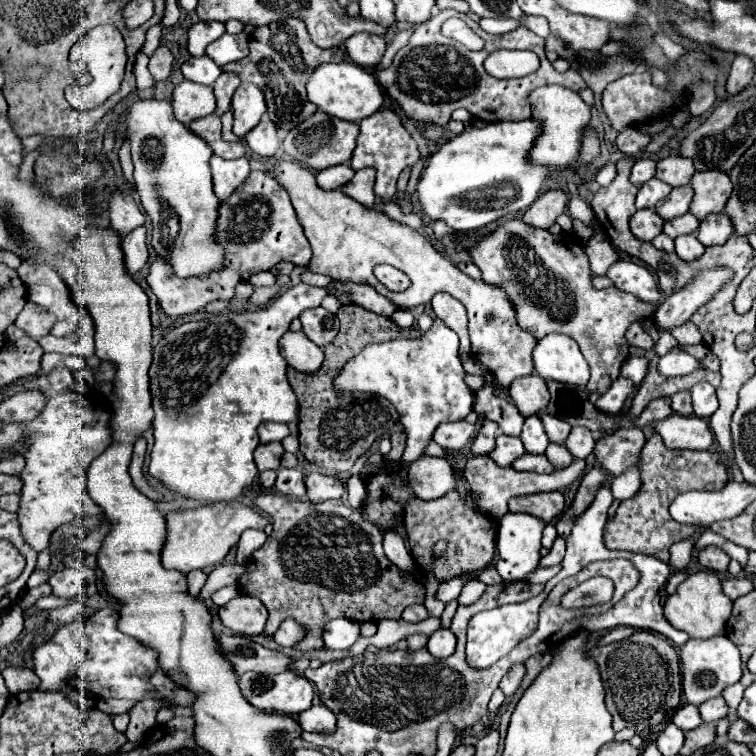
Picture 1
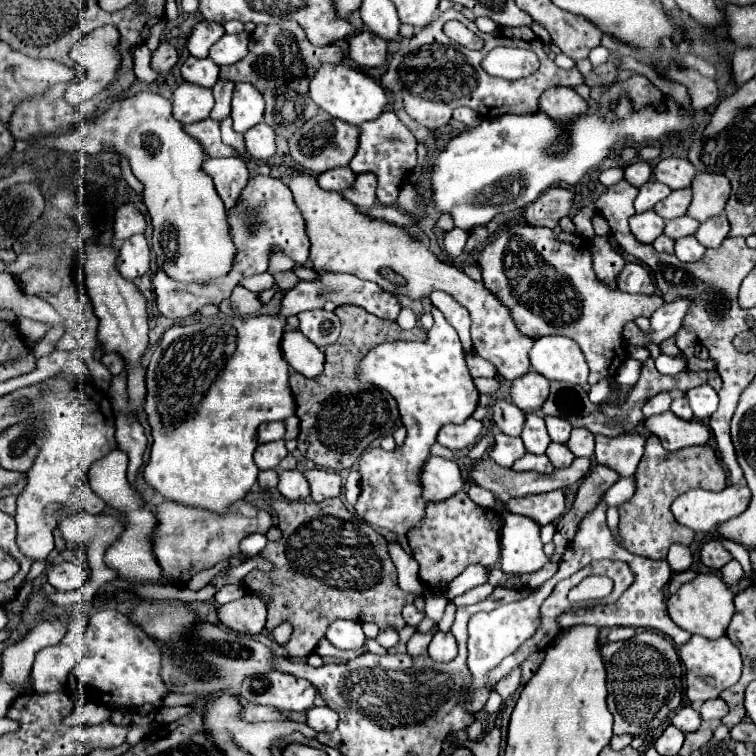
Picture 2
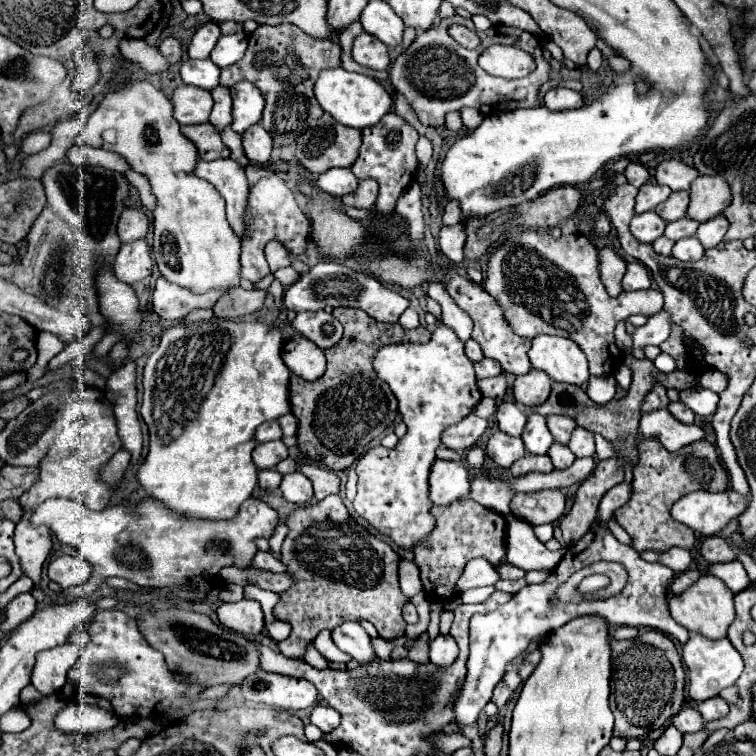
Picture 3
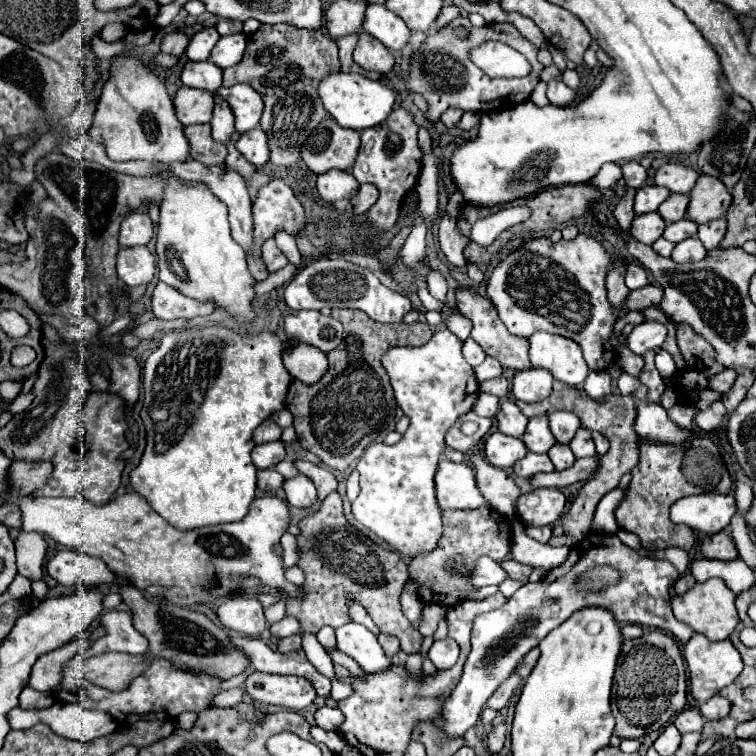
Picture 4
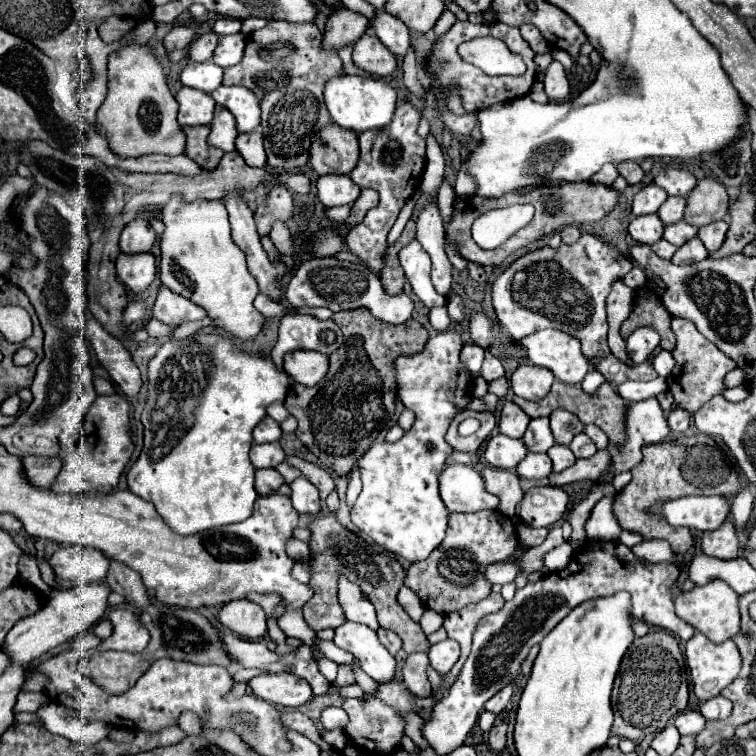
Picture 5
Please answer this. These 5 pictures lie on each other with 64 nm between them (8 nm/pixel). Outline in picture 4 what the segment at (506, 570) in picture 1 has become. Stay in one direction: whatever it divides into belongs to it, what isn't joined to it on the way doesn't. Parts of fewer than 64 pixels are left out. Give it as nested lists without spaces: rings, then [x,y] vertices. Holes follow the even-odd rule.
[[[512,520],[512,560],[526,564],[530,568],[552,570],[560,566],[568,556],[568,546],[550,548],[526,534],[526,526],[520,520]]]

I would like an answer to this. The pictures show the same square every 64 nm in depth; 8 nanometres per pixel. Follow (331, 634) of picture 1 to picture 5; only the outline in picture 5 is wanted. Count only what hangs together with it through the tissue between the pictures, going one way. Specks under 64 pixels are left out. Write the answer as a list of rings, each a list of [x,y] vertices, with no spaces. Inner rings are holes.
[[[344,622],[342,626],[336,628],[334,642],[342,650],[350,652],[358,660],[362,670],[376,682],[388,682],[394,678],[396,660],[380,644],[376,632],[370,630],[368,626],[356,622]]]

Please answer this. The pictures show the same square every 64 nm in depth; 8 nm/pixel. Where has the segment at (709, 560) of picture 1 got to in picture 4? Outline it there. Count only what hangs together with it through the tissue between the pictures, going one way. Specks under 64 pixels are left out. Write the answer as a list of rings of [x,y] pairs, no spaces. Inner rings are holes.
[[[718,532],[708,536],[708,540],[702,540],[700,550],[704,558],[708,560],[736,560],[738,552],[736,546],[732,544],[732,538],[726,532]]]

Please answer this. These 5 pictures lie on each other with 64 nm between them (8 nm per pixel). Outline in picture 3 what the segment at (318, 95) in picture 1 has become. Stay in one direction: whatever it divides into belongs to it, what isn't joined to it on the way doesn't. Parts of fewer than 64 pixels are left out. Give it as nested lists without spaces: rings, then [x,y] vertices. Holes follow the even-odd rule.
[[[342,66],[320,72],[320,76],[314,84],[314,96],[324,112],[328,112],[340,124],[346,124],[352,128],[364,128],[364,126],[372,126],[372,124],[380,122],[380,118],[392,106],[392,98],[380,82],[376,82],[374,78],[364,76],[364,74],[346,72]]]

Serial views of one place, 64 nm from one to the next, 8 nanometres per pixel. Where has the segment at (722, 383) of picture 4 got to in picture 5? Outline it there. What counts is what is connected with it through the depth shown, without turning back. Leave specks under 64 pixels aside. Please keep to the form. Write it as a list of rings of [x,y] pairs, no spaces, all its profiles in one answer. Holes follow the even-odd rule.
[[[734,368],[732,372],[728,372],[726,374],[726,378],[724,378],[724,386],[726,388],[734,388],[734,386],[740,386],[744,382],[744,372],[740,370],[740,368]]]

